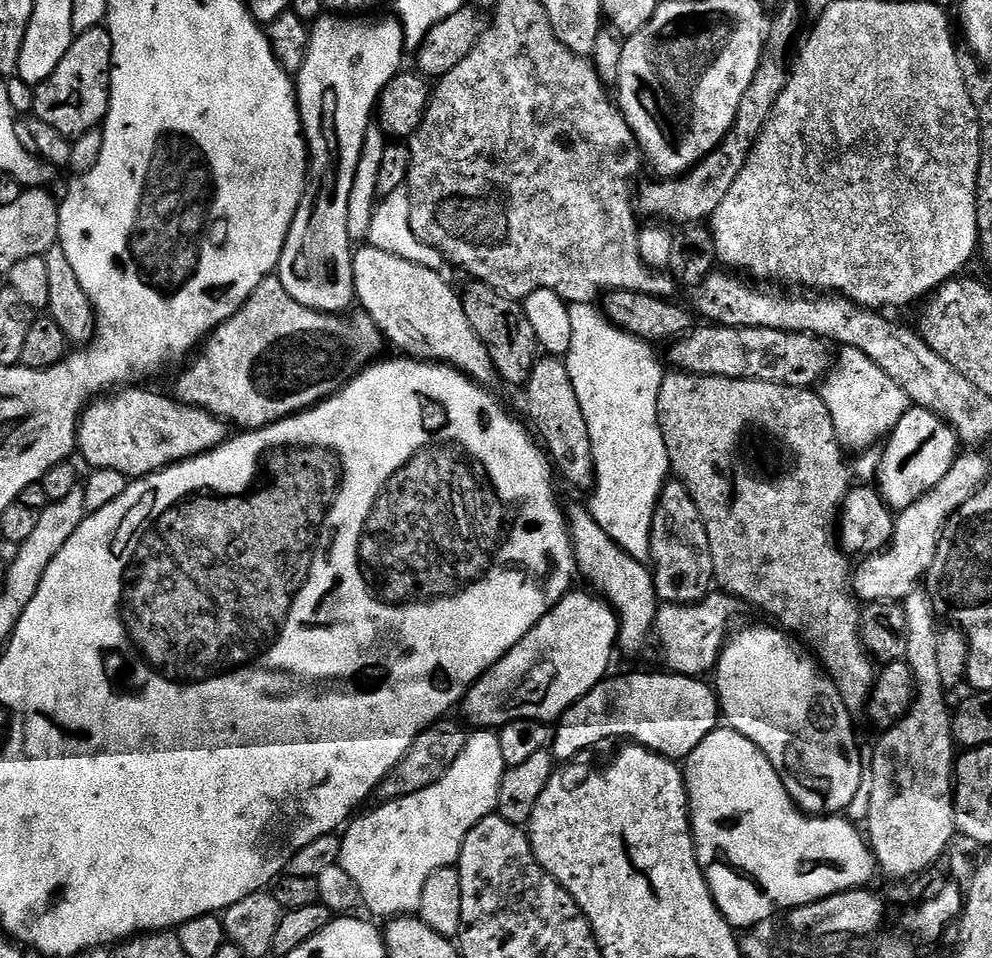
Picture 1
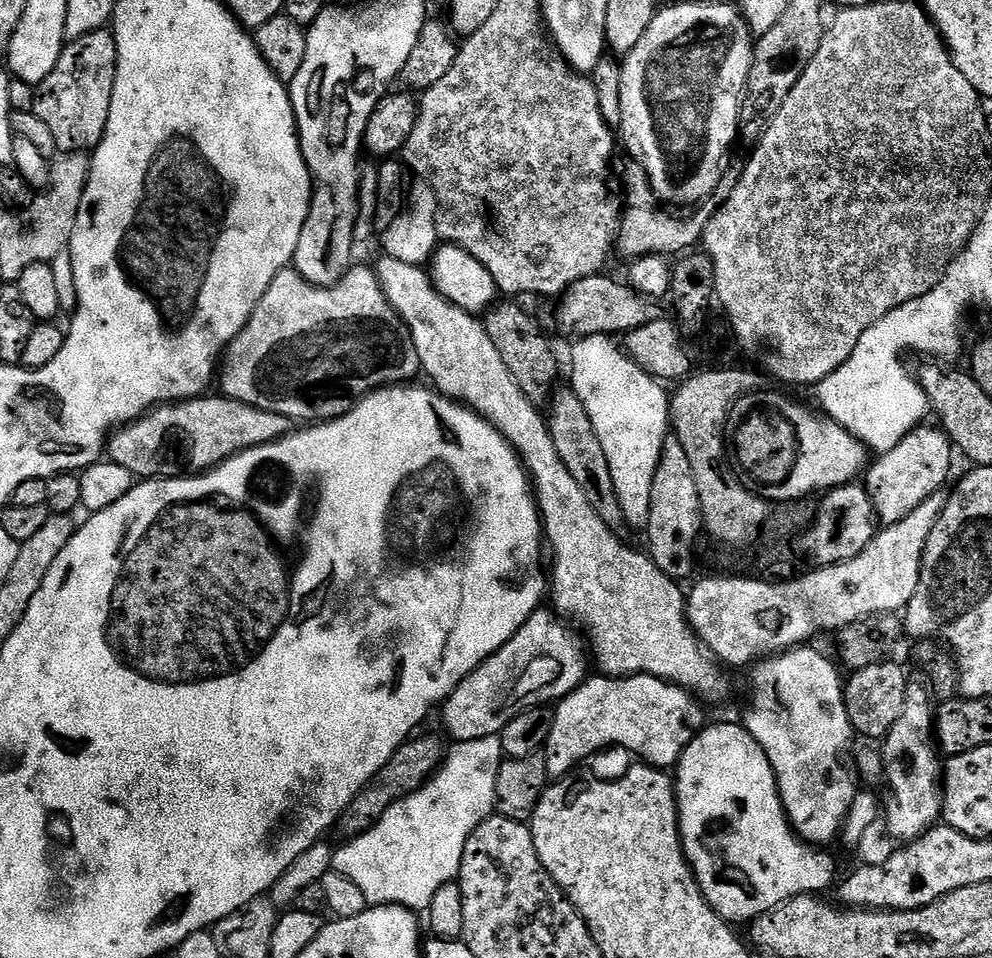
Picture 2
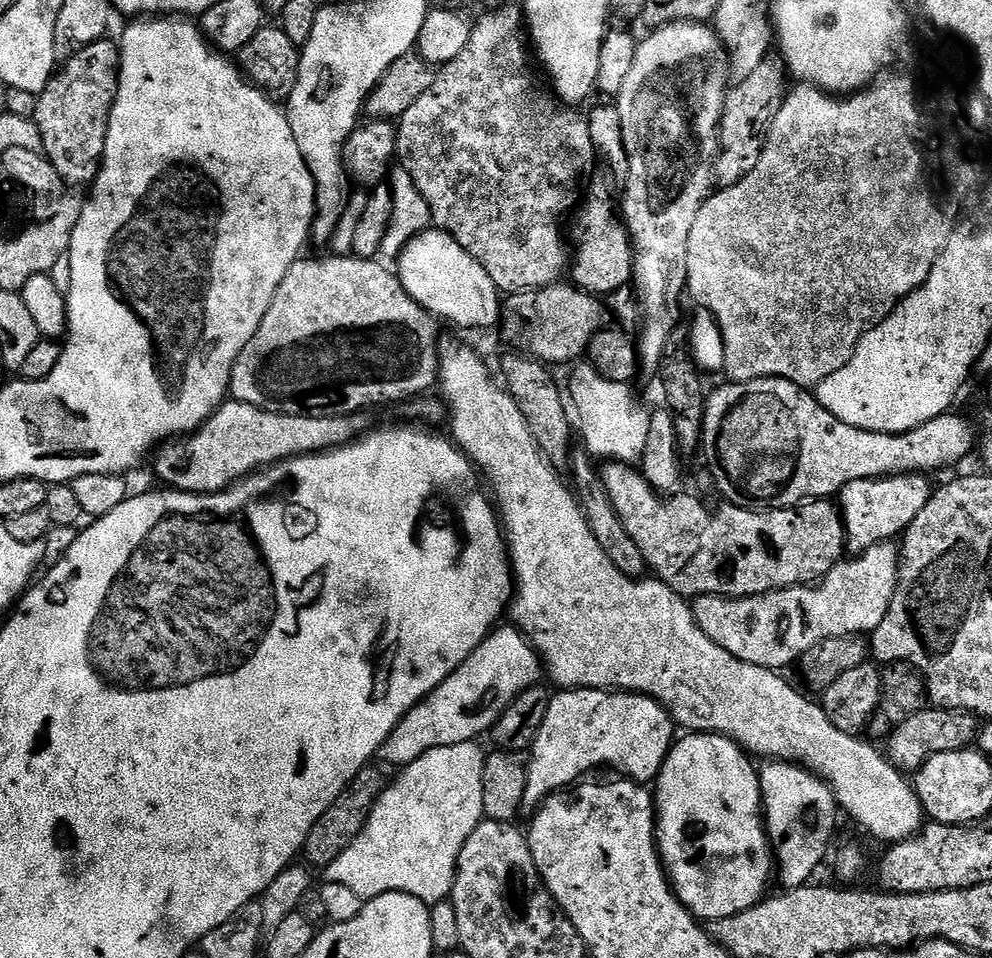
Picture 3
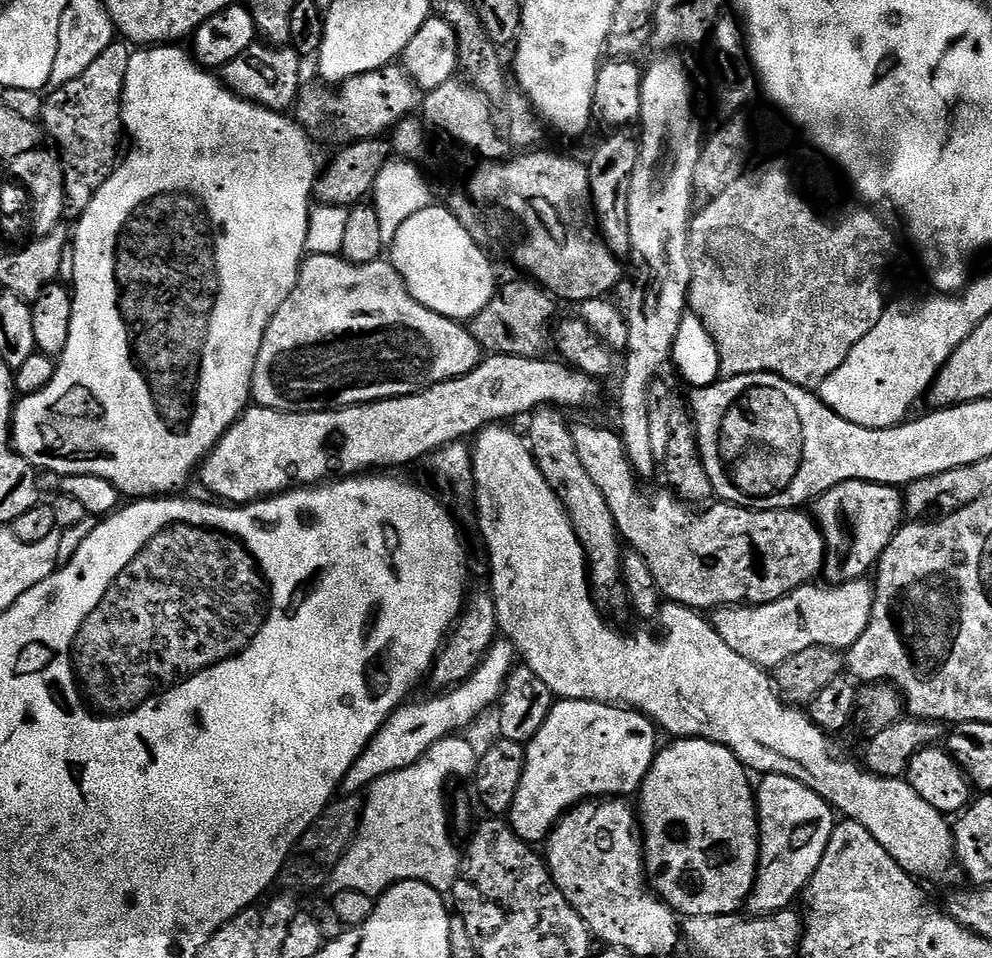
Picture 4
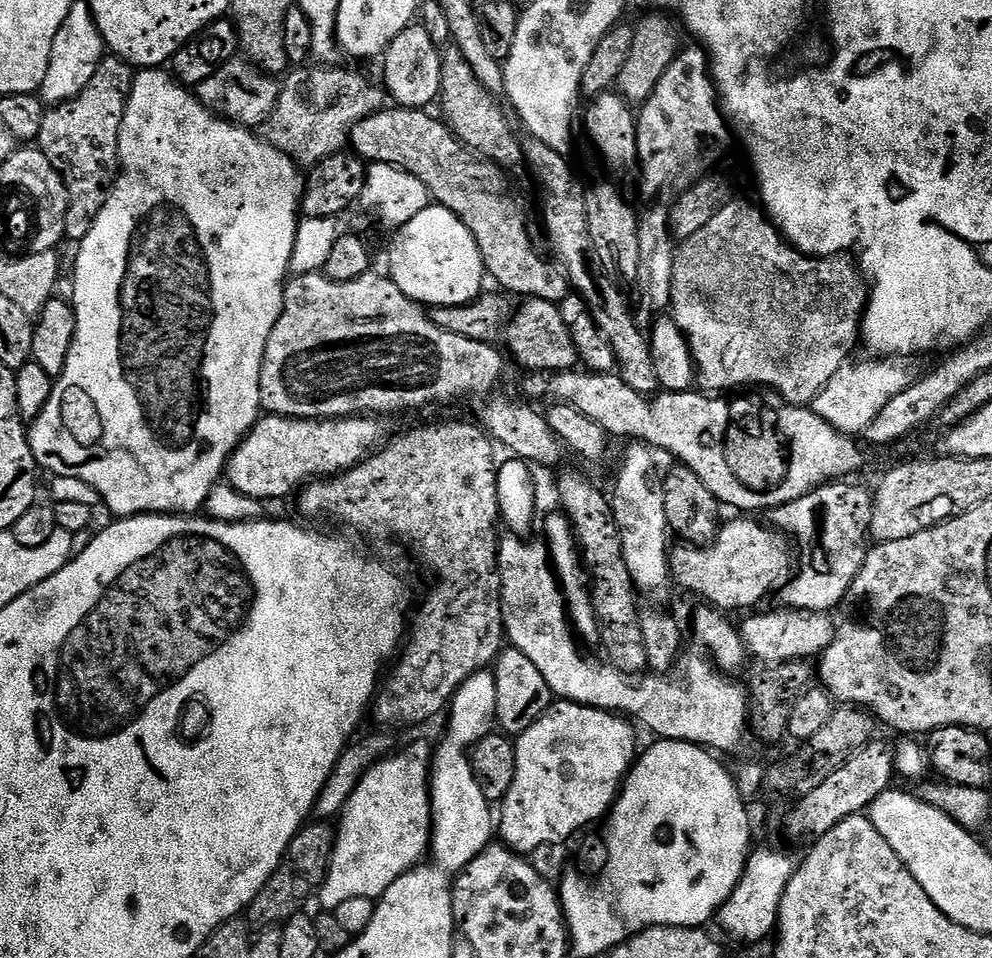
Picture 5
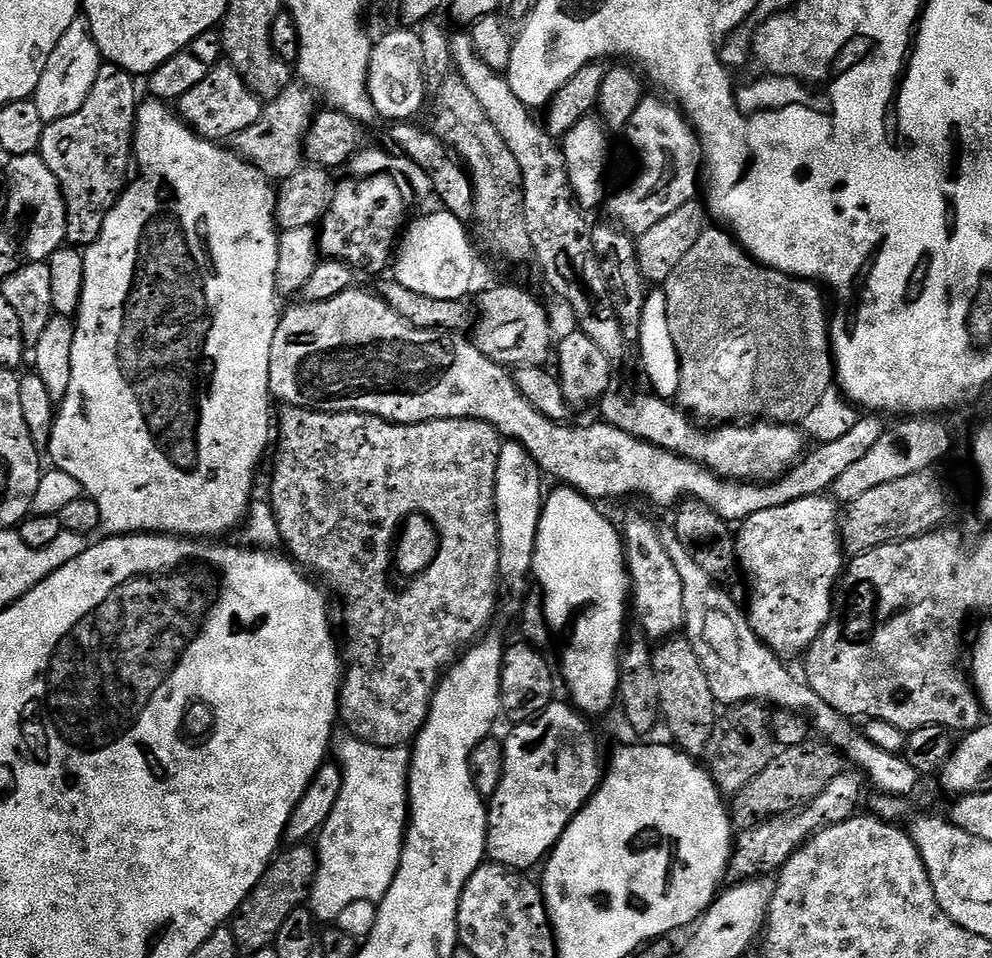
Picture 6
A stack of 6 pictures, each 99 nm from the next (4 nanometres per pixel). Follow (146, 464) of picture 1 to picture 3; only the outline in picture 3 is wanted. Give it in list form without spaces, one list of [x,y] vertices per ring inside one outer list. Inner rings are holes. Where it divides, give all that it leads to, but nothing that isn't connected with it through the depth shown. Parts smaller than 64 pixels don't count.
[[[228,398],[201,428],[186,436],[163,441],[155,449],[151,464],[157,478],[164,483],[161,485],[178,492],[208,496],[232,487],[245,476],[269,464],[277,464],[279,460],[311,456],[314,452],[327,452],[329,448],[350,444],[369,431],[366,417],[364,414],[330,418],[291,416],[267,412],[264,408]]]

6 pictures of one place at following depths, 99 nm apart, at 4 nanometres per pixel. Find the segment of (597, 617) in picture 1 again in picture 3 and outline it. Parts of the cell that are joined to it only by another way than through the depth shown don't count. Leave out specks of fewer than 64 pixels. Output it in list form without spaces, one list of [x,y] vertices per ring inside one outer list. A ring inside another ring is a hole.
[[[500,626],[489,632],[487,638],[478,646],[478,650],[474,650],[474,654],[470,654],[470,658],[466,658],[466,662],[460,664],[458,670],[454,670],[454,674],[445,678],[421,704],[416,704],[404,715],[388,741],[380,747],[378,756],[379,759],[385,760],[385,765],[412,764],[418,758],[422,758],[422,754],[435,748],[479,741],[479,736],[483,732],[484,735],[491,733],[492,727],[500,721],[500,717],[514,702],[514,698],[518,698],[526,689],[535,688],[541,683],[540,675],[545,675],[546,668],[531,639],[515,626],[504,627]]]

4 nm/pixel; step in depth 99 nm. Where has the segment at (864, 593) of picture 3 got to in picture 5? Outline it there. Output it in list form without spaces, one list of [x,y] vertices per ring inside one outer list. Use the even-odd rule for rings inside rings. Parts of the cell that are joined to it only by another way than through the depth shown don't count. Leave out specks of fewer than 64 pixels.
[[[785,607],[784,612],[764,612],[761,616],[752,616],[745,624],[739,625],[740,636],[753,657],[756,656],[768,666],[787,664],[789,662],[804,662],[813,656],[819,657],[830,646],[833,636],[836,635],[837,625],[832,624],[832,616],[822,612],[798,612],[795,608]]]

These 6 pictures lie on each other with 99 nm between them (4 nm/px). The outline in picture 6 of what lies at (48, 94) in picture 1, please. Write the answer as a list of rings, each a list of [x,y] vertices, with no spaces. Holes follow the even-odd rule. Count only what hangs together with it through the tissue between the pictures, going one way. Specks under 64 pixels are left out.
[[[101,63],[82,110],[44,125],[39,156],[54,174],[64,196],[69,245],[87,246],[100,237],[110,210],[130,183],[138,107],[136,84],[137,77],[124,68]]]

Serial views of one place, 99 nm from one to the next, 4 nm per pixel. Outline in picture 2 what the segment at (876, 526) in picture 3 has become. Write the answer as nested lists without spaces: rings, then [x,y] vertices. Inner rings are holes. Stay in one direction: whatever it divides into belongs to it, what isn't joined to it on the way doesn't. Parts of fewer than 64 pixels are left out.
[[[921,426],[911,432],[894,450],[883,453],[876,465],[869,467],[866,472],[868,482],[866,489],[868,497],[872,500],[872,510],[877,521],[887,526],[894,522],[902,522],[926,498],[937,495],[940,487],[948,480],[948,471],[952,468],[952,454],[954,445],[939,427],[928,428]]]

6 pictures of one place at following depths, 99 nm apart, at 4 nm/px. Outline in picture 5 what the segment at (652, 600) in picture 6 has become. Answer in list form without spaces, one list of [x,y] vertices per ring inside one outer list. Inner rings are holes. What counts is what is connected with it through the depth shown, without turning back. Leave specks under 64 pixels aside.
[[[632,442],[629,445],[624,452],[624,465],[616,476],[616,493],[610,496],[612,509],[622,538],[626,566],[630,566],[630,578],[634,578],[637,589],[645,597],[664,596],[668,587],[673,587],[674,581],[662,468],[656,465],[657,453],[649,445],[643,442]]]

